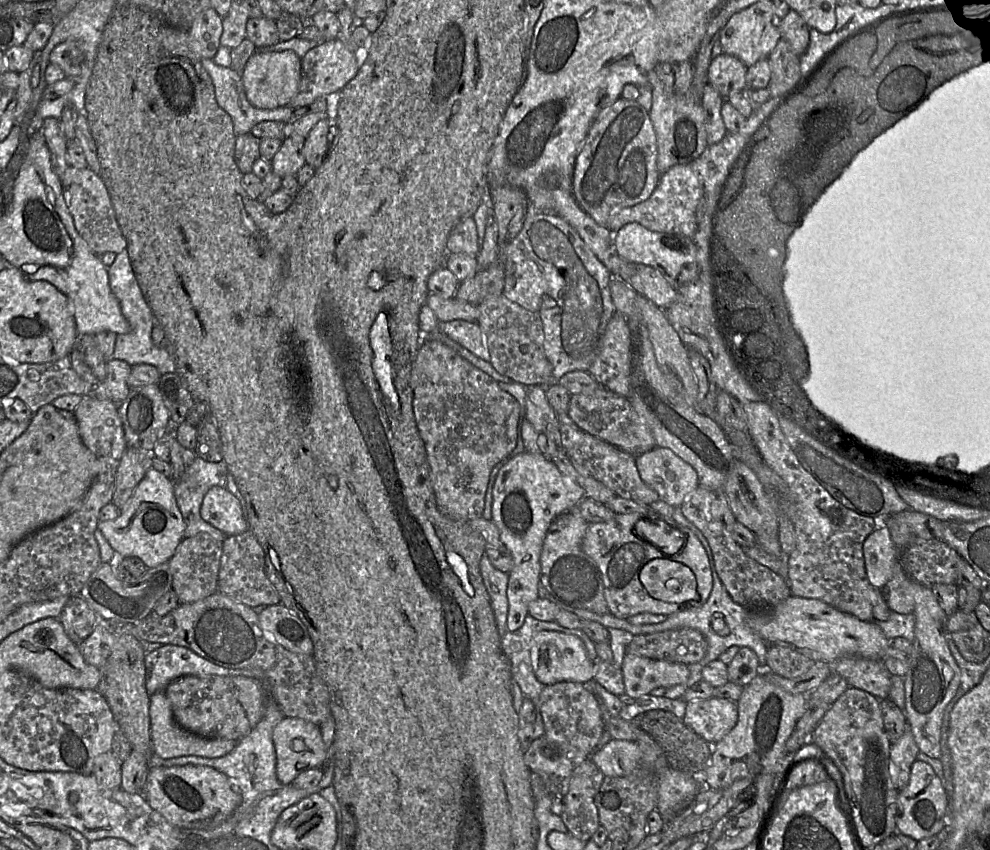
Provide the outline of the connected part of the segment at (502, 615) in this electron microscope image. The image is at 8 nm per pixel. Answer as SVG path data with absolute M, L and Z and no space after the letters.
M485 553L480 560L480 573L489 595L498 632L502 637L508 631L507 586L509 574L496 569Z

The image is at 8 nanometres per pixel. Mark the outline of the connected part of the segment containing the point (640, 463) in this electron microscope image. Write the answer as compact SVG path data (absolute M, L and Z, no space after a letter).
M655 446L636 456L635 463L643 482L658 493L659 500L670 506L680 507L699 485L696 470L669 448Z

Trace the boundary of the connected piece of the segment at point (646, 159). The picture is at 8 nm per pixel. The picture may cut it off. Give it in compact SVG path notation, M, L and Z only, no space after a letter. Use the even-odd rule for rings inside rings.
M620 97L593 120L580 146L572 175L572 195L602 227L624 208L650 197L659 182L656 135L648 112L637 101Z

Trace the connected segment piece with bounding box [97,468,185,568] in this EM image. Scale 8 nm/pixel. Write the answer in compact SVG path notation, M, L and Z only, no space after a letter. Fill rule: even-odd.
M150 468L115 520L99 521L97 530L120 557L137 557L147 568L168 562L183 540L185 521L178 508L173 481Z

